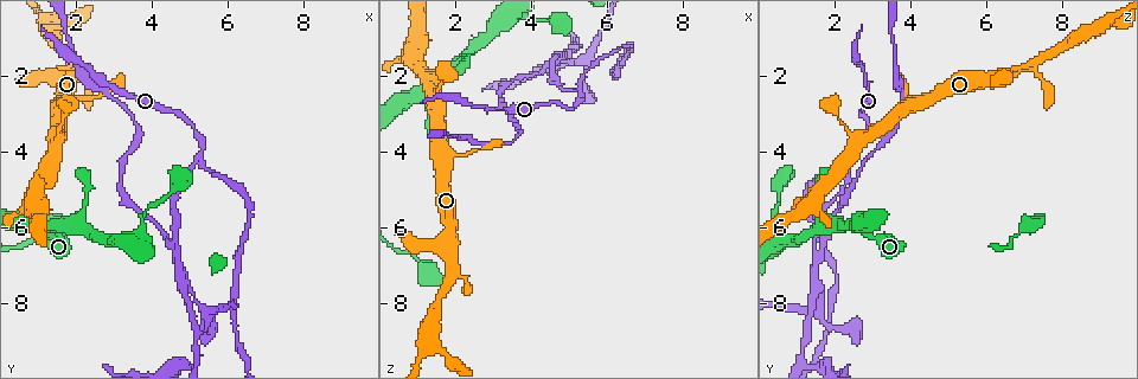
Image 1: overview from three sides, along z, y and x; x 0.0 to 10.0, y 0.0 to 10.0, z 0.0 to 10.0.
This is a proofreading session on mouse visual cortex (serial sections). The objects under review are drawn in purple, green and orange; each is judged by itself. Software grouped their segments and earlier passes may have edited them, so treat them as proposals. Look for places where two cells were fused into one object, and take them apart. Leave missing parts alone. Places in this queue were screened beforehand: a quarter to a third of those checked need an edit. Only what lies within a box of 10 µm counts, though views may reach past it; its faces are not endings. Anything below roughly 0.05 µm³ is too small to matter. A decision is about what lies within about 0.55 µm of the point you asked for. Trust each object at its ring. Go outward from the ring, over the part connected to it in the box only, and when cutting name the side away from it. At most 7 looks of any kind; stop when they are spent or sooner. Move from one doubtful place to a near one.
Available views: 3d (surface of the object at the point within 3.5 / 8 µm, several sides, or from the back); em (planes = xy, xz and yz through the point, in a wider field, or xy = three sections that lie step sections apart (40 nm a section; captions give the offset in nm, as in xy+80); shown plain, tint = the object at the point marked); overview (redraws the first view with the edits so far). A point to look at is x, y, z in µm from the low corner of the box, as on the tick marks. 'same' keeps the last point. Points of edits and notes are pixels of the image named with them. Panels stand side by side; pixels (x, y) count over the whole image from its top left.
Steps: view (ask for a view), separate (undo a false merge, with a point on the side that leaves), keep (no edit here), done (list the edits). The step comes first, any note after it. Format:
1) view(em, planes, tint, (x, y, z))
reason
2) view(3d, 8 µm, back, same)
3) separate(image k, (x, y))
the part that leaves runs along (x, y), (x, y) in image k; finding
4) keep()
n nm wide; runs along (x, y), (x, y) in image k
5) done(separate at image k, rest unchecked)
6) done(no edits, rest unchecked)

view(em, xy, step 5, tint, (1.05, 5.35, 1.35))
two arms in line, one across

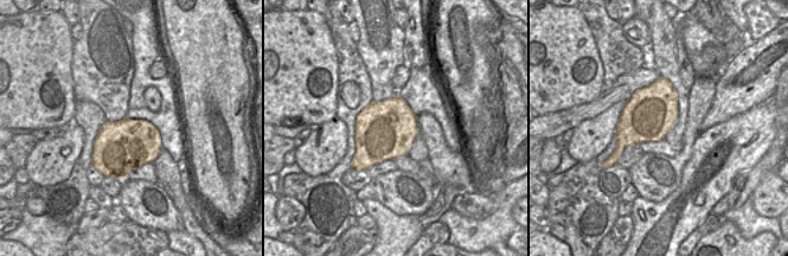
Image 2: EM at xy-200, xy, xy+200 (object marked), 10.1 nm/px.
view(3d, 3.5 µm, same)

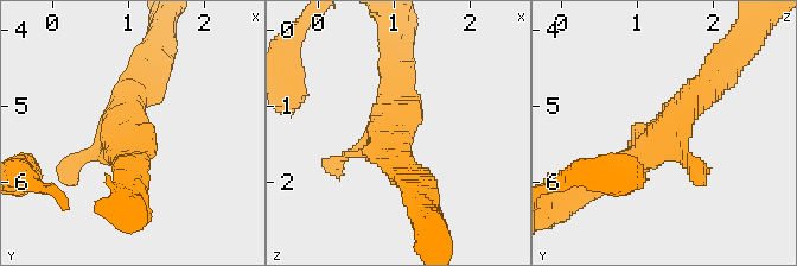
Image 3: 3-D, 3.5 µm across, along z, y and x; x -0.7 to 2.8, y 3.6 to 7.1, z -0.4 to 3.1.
keep()
arms of 150, 350, 400 nm; runs along (718, 74), (642, 154), (605, 169) in image 3; one cell here

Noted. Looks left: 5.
view(3d, 3.5 µm, (5.30, 4.10, 2.40))
arms part here

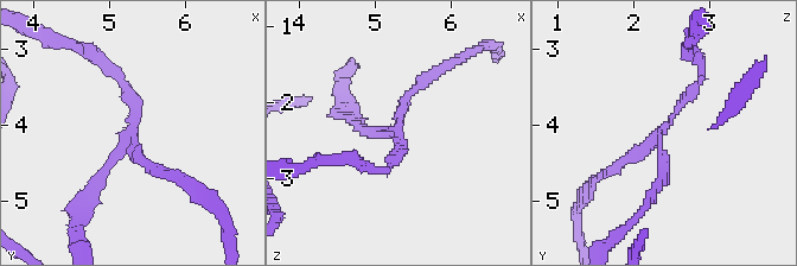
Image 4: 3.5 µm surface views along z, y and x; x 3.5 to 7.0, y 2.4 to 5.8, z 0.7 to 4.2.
view(em, xy, step 3, tint, (5.30, 4.10, 2.35))
now the EM

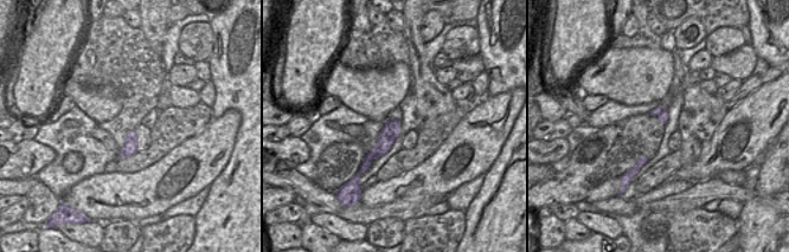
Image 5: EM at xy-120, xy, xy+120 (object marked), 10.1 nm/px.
separate(image 4, (102, 173))
the part that leaves runs along (129, 140), (82, 202), (75, 232) in image 4; two cells meet here

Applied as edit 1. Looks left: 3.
done(separate at image 4, rest unchecked)

